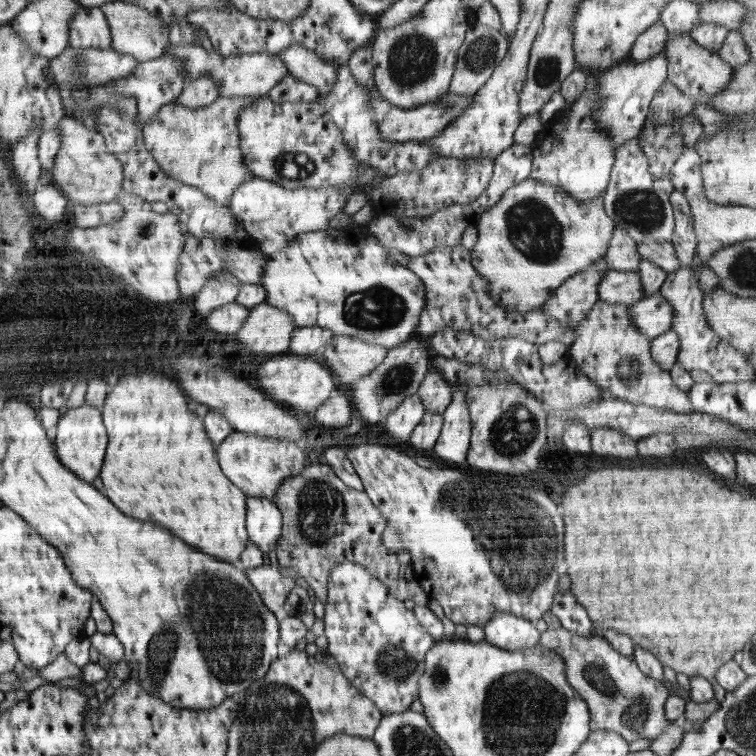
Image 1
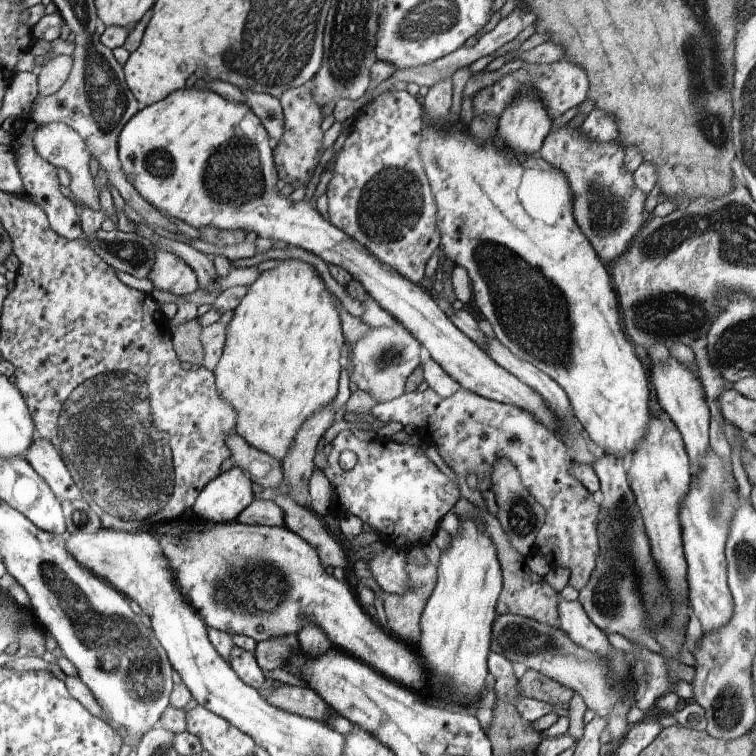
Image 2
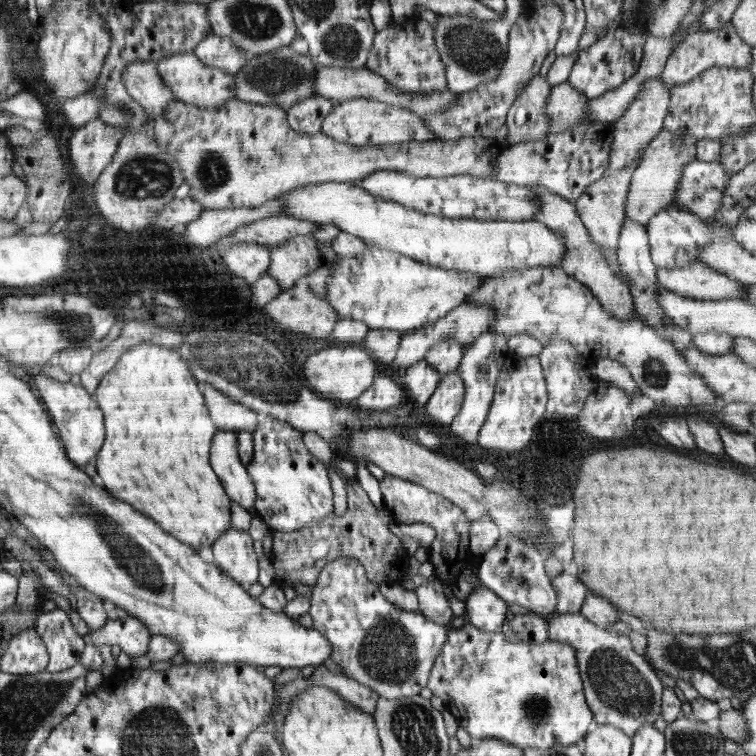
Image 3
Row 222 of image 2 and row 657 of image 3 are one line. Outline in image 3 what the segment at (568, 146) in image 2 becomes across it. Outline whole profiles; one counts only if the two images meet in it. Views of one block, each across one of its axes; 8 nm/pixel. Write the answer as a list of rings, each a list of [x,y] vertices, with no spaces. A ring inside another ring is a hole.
[[[556,613],[547,622],[550,641],[566,643],[576,649],[577,663],[582,678],[586,702],[593,712],[593,724],[614,725],[631,738],[645,724],[653,724],[661,715],[663,686],[655,669],[648,659],[639,655],[631,645],[629,637],[624,634],[610,634],[604,627],[597,626],[580,613]]]

